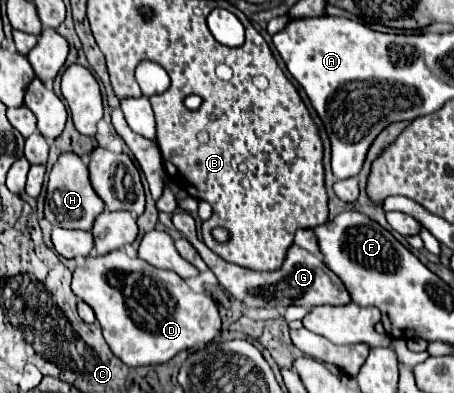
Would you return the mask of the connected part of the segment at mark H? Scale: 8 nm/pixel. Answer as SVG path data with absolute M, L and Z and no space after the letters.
M63 153L49 173L49 187L47 187L47 199L45 199L45 219L51 225L63 227L63 229L89 231L93 221L97 219L97 215L103 209L105 209L103 201L95 195L95 191L89 183L87 165L83 165L83 161L77 155Z

